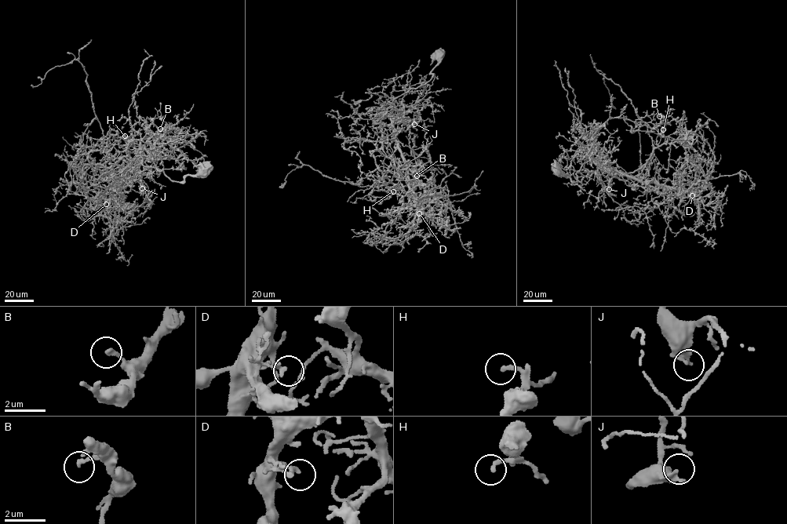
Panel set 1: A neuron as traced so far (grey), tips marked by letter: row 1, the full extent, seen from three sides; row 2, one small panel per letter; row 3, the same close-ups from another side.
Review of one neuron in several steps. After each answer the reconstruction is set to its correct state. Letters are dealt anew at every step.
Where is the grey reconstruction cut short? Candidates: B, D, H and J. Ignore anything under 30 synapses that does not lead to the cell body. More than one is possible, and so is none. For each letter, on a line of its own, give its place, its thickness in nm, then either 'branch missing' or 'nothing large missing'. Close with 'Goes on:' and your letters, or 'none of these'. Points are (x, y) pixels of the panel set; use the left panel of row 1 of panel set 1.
B: place (160, 129); calibre 180 nm; nothing large missing
D: place (106, 204); calibre 190 nm; nothing large missing
H: place (125, 136); calibre 200 nm; nothing large missing
J: place (142, 188); calibre 380 nm; nothing large missing
Goes on: none of these

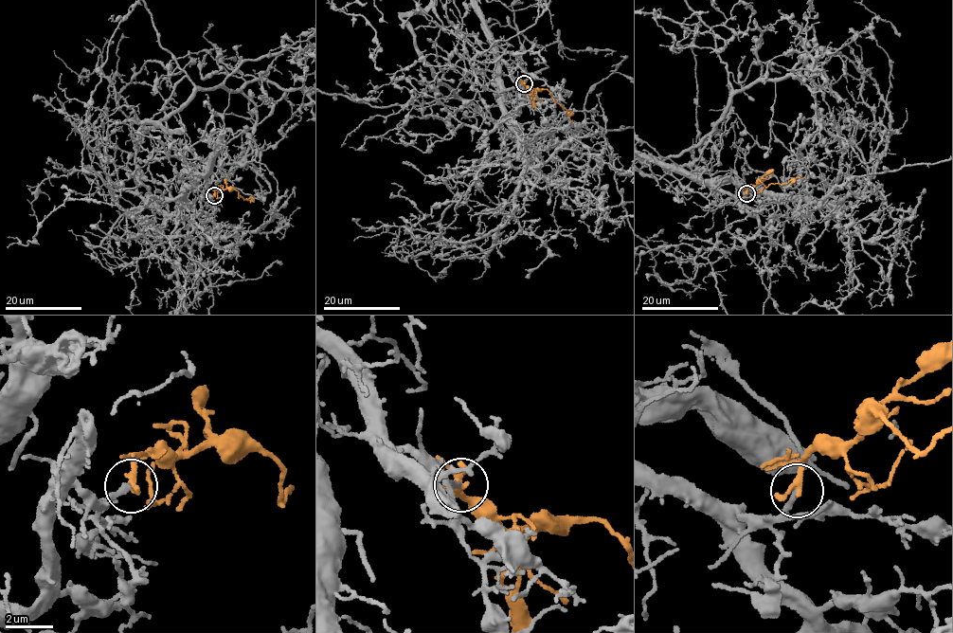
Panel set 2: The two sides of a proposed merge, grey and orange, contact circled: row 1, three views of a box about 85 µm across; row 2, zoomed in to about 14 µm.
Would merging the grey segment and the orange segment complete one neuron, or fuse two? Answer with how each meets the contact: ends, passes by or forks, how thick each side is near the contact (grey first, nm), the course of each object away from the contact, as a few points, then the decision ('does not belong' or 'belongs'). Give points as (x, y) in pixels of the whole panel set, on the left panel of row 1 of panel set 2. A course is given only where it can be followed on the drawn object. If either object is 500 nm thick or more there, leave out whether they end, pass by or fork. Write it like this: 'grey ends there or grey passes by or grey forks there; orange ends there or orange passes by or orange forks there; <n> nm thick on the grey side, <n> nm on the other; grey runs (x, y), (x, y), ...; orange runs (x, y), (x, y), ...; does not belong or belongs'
grey ends there; orange passes by; 240 nm thick on the grey side, 240 nm on the other; orange runs (214, 195), (216, 190), (236, 189), (239, 197), (248, 200), (250, 197), (252, 200); belongs

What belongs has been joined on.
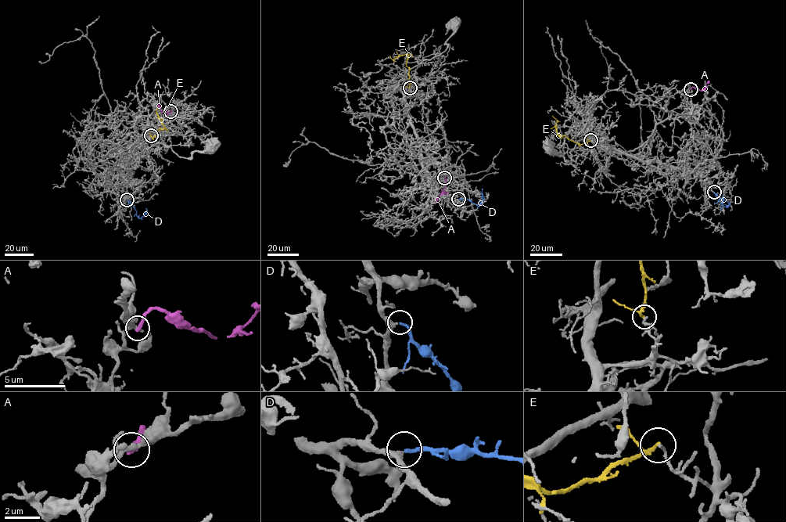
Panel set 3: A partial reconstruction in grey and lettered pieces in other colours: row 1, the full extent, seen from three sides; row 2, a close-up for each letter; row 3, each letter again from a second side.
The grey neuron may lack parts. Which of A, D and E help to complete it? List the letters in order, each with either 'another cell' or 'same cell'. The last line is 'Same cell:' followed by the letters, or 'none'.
A: another cell
D: same cell
E: another cell
Same cell: D

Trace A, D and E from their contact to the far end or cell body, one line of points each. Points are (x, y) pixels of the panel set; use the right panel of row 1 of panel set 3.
A: (690, 89), (692, 87), (702, 91), (708, 80)
D: (714, 192), (729, 204), (726, 207), (719, 201), (714, 204)
E: (590, 140), (579, 144), (565, 135), (559, 135), (555, 127), (556, 120), (552, 116)

